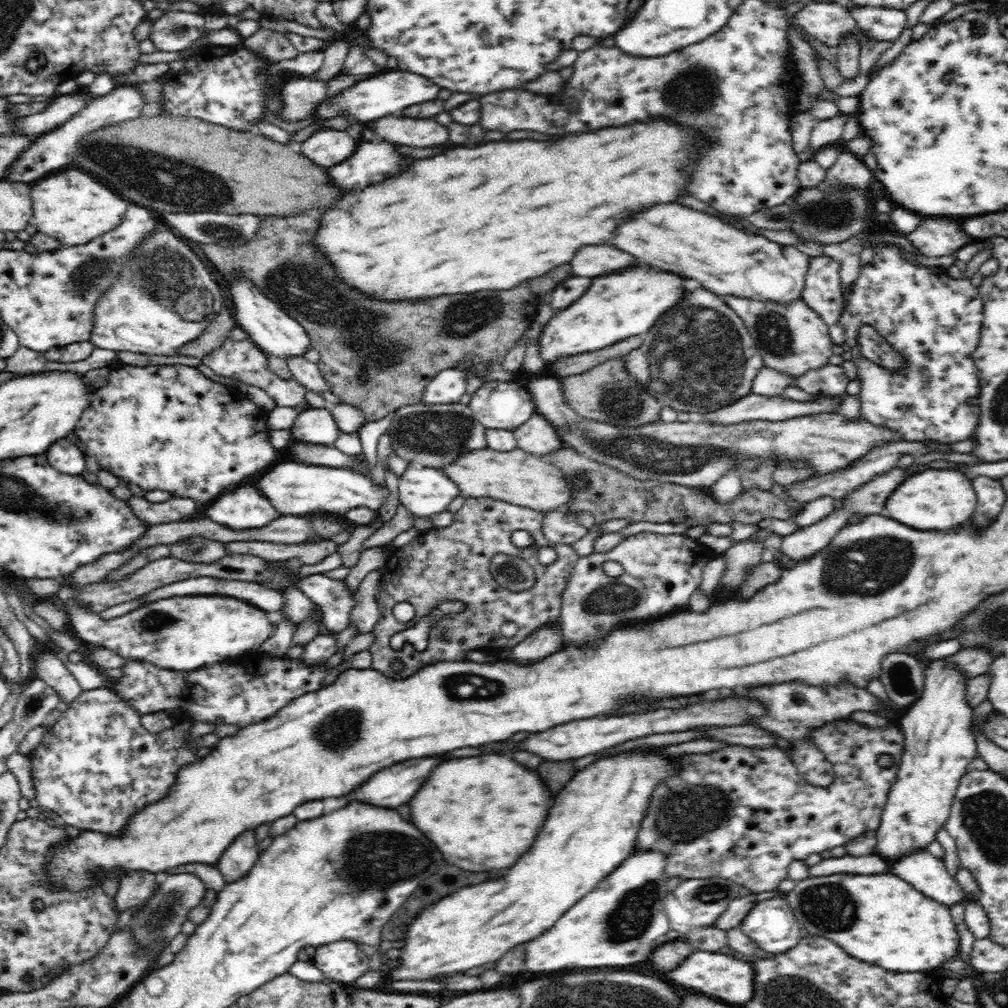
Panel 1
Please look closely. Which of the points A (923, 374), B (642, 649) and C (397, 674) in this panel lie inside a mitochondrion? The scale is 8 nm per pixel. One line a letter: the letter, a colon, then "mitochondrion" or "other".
A: mitochondrion
B: other
C: other

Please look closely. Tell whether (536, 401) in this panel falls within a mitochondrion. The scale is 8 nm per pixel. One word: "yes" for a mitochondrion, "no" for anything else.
no

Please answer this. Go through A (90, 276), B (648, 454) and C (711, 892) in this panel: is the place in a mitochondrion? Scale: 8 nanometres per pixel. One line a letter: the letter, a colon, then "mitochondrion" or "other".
A: mitochondrion
B: mitochondrion
C: mitochondrion

